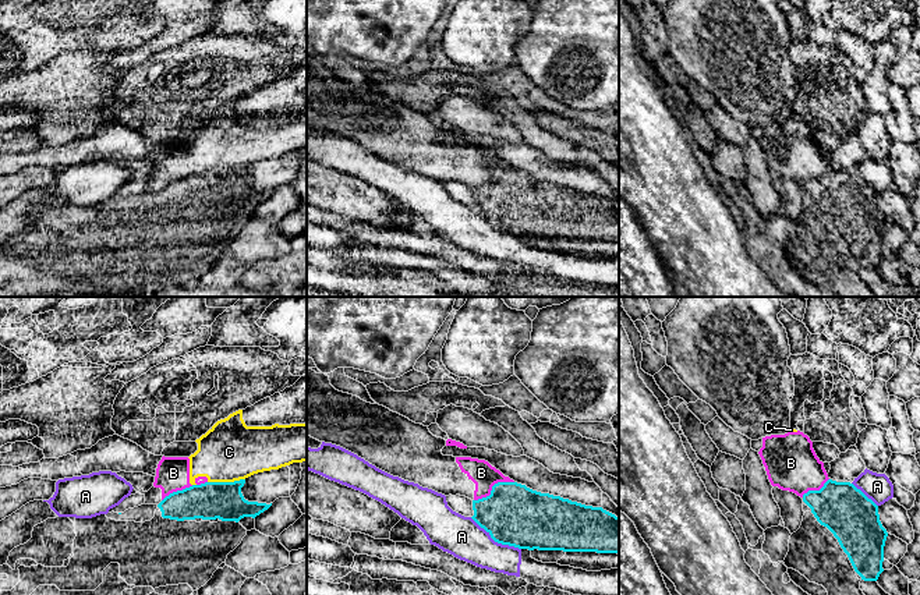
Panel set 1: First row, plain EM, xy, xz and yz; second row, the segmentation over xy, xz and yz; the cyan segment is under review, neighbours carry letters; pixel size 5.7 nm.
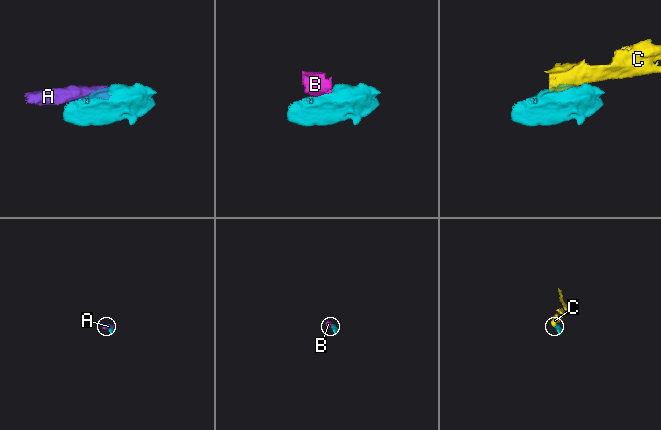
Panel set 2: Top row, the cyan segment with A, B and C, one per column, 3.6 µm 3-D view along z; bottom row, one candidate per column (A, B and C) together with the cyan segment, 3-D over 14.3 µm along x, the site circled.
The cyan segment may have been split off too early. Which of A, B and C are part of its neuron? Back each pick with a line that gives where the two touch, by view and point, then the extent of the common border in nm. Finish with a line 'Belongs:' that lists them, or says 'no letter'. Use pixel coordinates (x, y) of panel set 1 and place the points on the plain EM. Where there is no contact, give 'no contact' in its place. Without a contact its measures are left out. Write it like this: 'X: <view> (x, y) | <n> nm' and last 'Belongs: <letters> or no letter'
Belongs: no letter

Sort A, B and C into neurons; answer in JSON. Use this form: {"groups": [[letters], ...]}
{"groups": [["A"], ["B", "C"]]}

